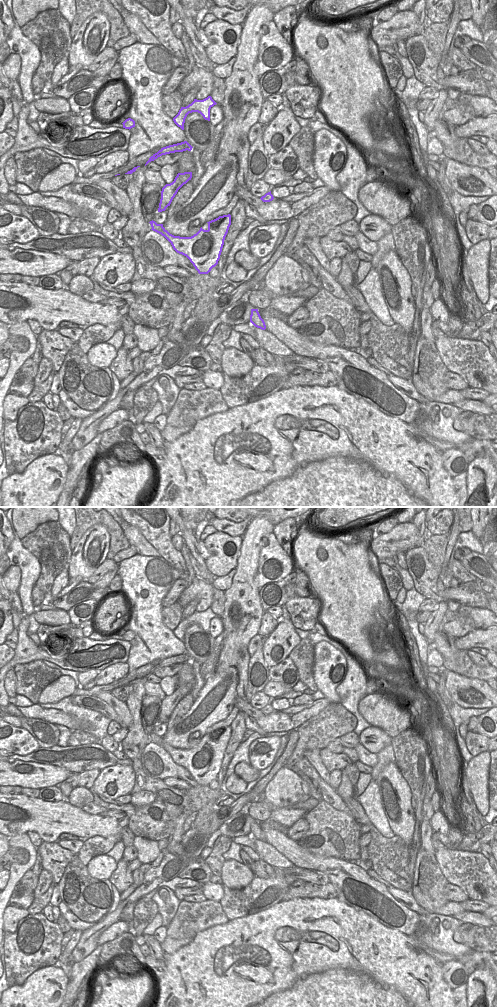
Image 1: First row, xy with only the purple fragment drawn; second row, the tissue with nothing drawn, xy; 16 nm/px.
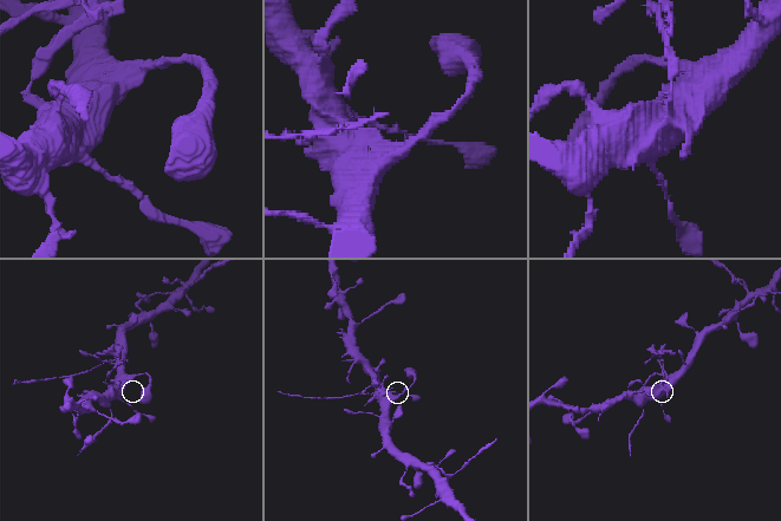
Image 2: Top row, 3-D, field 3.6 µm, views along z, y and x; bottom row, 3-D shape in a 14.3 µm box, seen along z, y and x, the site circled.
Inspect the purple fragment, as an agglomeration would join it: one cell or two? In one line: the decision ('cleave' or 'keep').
keep

